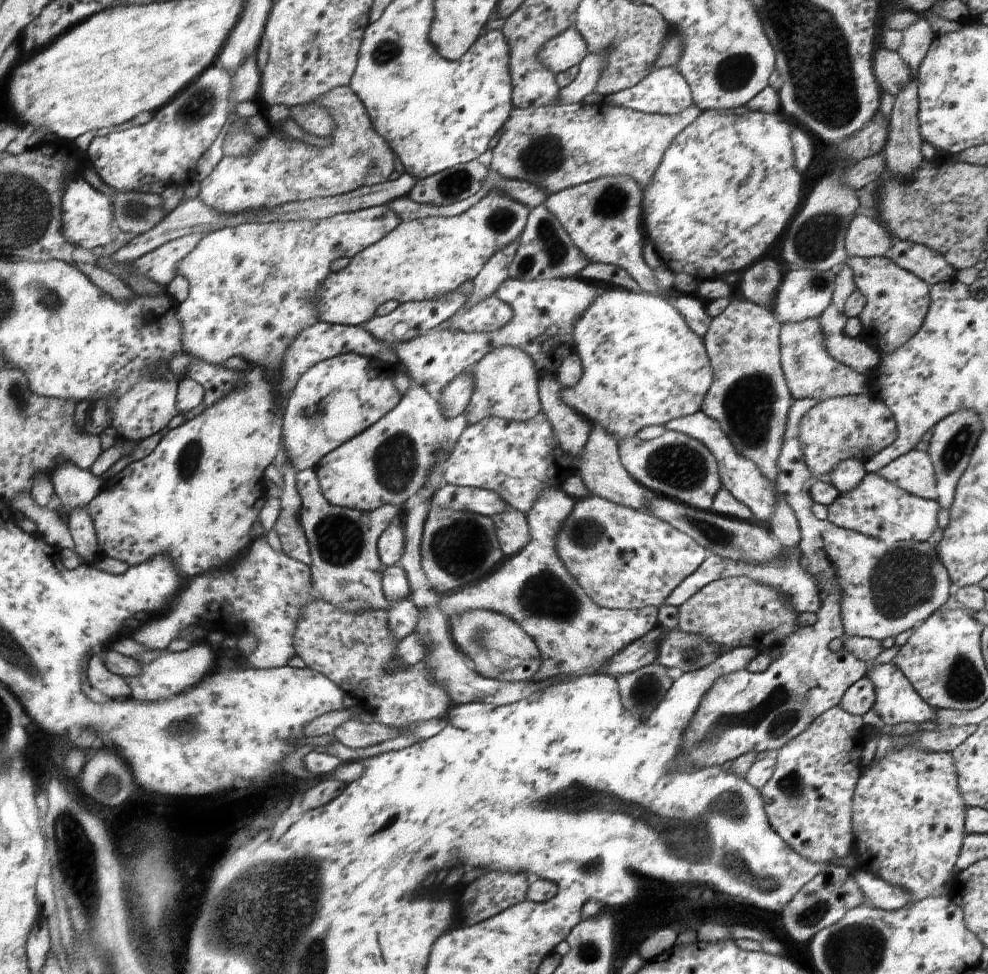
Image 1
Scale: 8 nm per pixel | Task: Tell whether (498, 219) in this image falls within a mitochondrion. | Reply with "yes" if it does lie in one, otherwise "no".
yes

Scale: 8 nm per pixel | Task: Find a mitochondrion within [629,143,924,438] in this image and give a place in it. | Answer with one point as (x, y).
(817, 238)

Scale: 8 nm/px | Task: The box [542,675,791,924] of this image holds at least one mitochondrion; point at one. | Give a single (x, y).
(766, 882)

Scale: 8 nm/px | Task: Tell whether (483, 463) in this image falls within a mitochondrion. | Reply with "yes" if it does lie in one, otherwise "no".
no

